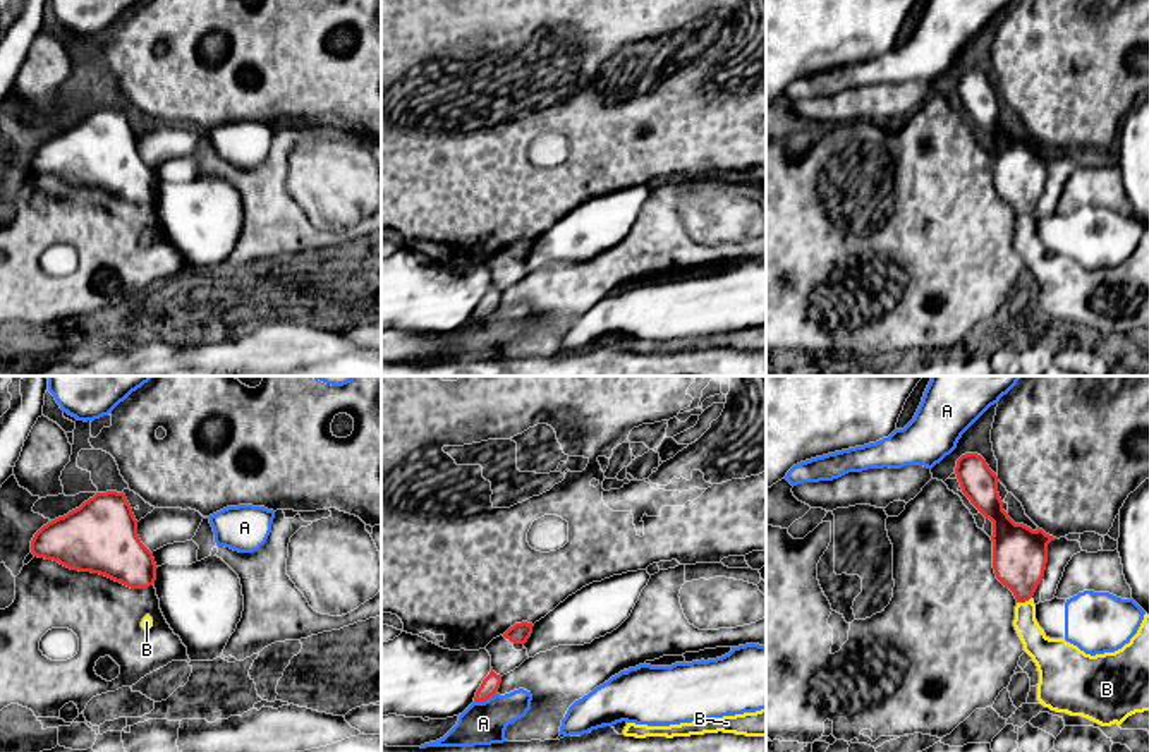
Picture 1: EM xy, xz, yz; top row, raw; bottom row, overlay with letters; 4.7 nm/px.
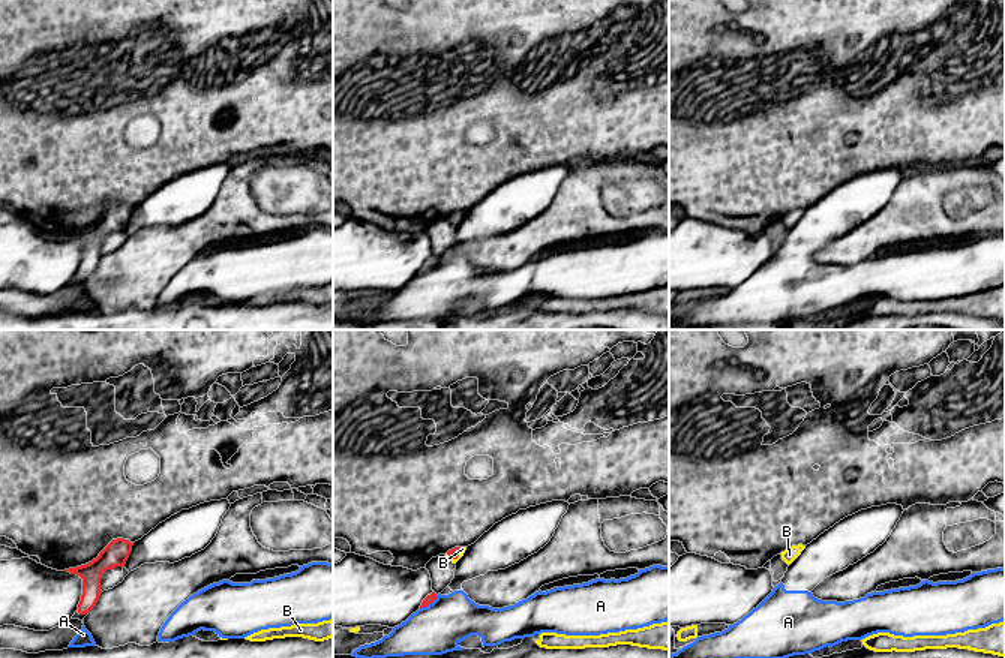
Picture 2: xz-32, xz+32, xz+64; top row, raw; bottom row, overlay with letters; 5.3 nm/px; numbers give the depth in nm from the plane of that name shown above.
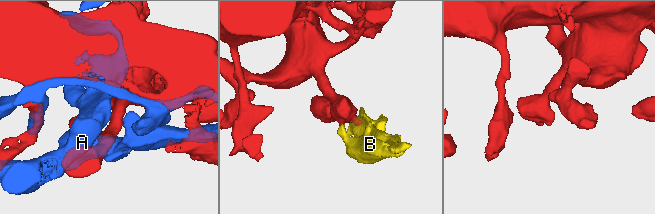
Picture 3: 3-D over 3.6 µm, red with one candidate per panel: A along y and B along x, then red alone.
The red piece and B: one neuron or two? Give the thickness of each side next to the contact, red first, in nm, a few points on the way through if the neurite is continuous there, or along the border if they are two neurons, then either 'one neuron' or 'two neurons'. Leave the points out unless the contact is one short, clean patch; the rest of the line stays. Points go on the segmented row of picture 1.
260/130 nm | two neurons

